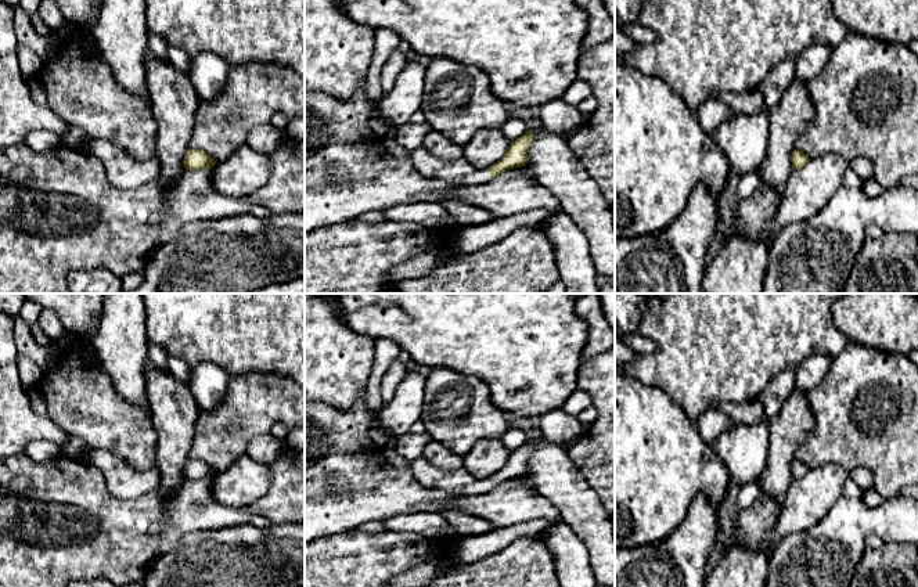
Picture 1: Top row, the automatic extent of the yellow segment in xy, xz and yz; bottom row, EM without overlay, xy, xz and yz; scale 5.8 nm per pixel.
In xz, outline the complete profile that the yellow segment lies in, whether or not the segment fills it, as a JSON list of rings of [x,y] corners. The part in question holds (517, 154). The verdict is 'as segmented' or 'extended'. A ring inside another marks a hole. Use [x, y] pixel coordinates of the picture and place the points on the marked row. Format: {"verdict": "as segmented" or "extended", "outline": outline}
{"verdict": "extended", "outline": [[[526,132],[519,138],[511,141],[504,156],[487,169],[474,168],[461,155],[453,161],[439,159],[422,147],[410,151],[410,161],[417,172],[425,177],[458,186],[476,186],[492,180],[505,170],[525,166],[533,137],[532,132]]]}

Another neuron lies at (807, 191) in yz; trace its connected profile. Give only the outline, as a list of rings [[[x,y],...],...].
[[[824,154],[793,170],[777,212],[777,227],[803,223],[822,210],[843,184],[847,168],[842,155]]]

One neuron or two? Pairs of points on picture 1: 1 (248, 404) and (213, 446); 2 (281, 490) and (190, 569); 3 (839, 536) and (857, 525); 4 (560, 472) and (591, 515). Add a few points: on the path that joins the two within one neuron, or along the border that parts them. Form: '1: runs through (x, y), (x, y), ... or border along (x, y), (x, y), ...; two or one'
1: runs through (241, 416), (233, 424), (231, 434), (224, 436); one
2: border along (248, 522), (213, 528), (211, 530); two
3: runs through (843, 532), (853, 525); one
4: runs through (562, 483), (580, 504); one

